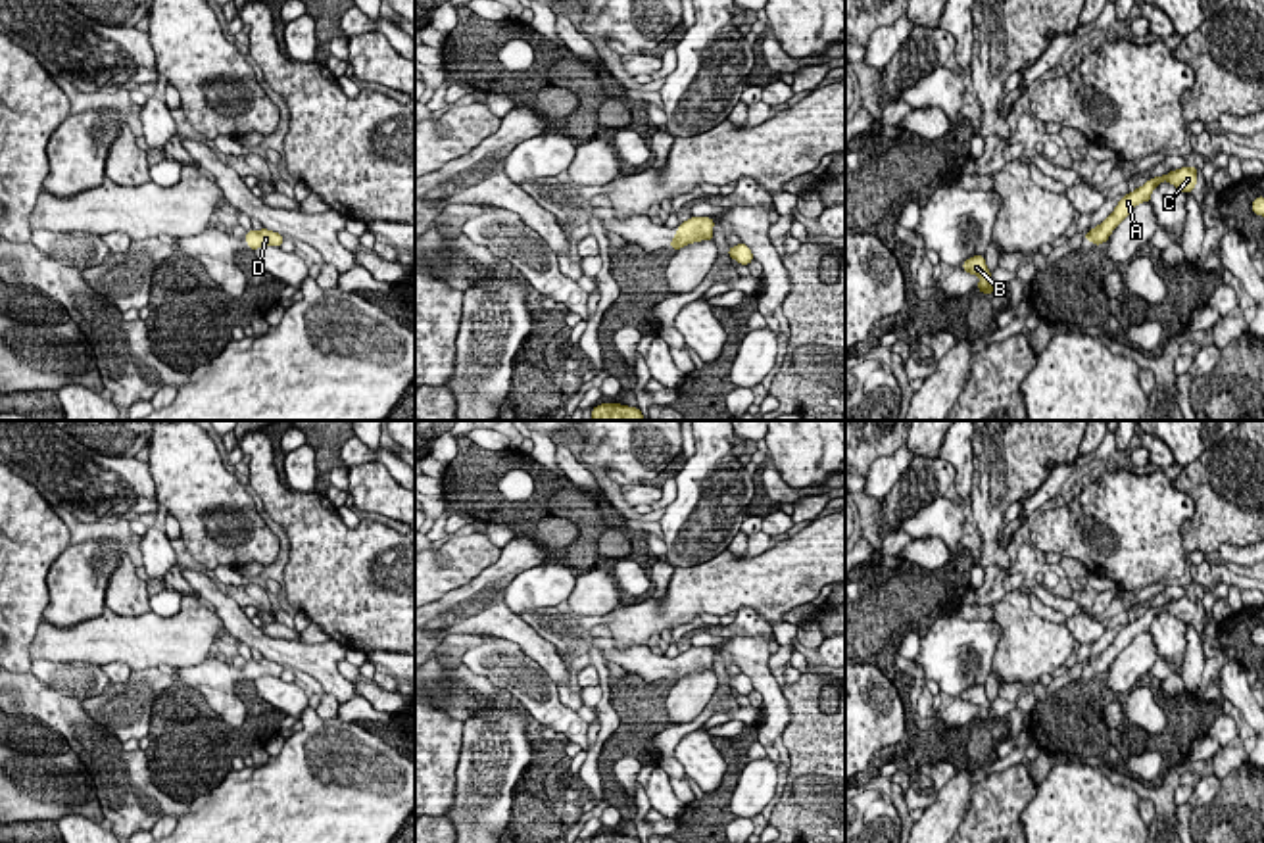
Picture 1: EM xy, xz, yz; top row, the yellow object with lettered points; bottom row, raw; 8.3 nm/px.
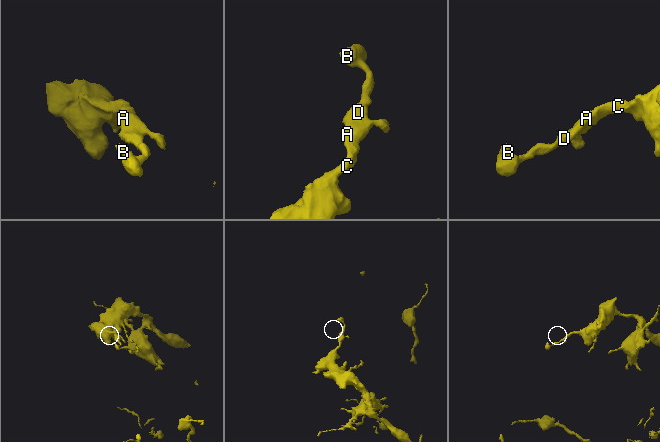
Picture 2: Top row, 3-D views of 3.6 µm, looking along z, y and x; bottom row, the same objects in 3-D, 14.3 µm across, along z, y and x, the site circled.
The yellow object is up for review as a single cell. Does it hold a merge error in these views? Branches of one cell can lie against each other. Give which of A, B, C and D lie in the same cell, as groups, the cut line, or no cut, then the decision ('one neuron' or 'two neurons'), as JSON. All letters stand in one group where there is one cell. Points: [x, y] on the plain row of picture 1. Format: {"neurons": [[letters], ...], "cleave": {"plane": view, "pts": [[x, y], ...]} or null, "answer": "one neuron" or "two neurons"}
{"neurons": [["A", "B", "C", "D"]], "cleave": null, "answer": "one neuron"}

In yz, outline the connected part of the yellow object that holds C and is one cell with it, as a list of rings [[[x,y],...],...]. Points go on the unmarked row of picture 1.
[[[1197,595],[1195,597],[1181,597],[1176,601],[1170,601],[1168,605],[1149,609],[1143,616],[1135,618],[1133,622],[1128,622],[1114,641],[1095,659],[1091,659],[1083,670],[1091,670],[1095,676],[1101,676],[1103,672],[1108,670],[1112,661],[1130,645],[1130,641],[1143,634],[1151,632],[1153,620],[1162,613],[1168,611],[1174,614],[1178,620],[1191,624],[1191,620],[1197,614]]]

